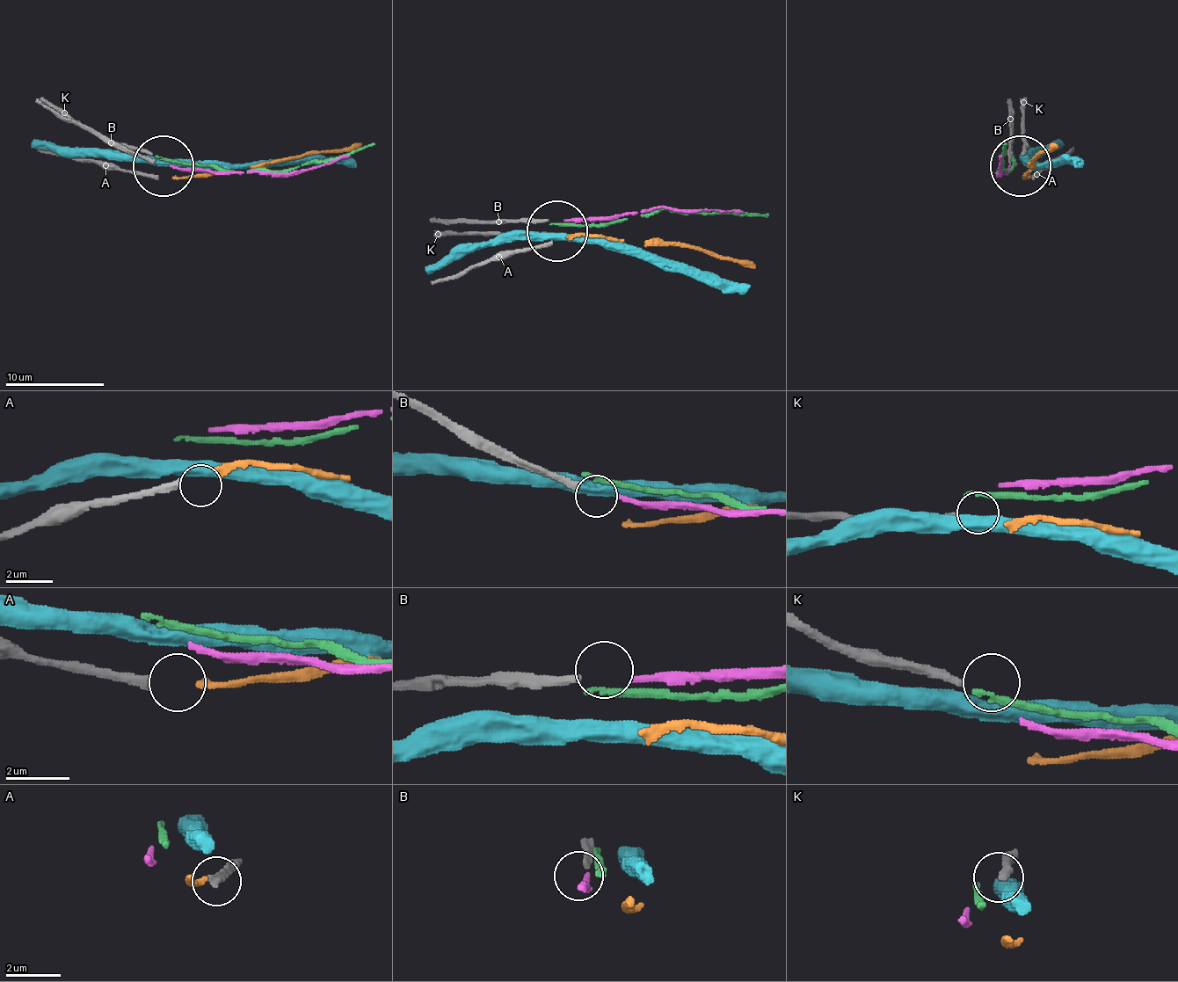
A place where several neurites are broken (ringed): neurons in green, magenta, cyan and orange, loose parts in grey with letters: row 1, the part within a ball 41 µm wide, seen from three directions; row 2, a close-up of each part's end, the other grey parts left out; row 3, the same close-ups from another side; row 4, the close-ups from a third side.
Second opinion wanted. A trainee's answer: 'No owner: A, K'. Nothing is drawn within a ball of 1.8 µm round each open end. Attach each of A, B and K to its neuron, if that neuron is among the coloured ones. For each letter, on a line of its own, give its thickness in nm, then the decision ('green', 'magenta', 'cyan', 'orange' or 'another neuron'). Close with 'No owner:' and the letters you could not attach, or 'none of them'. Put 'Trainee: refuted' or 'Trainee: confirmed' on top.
Trainee: refuted
A: 280 nm | orange
B: 240 nm | magenta
K: 280 nm | another neuron
No owner: K

